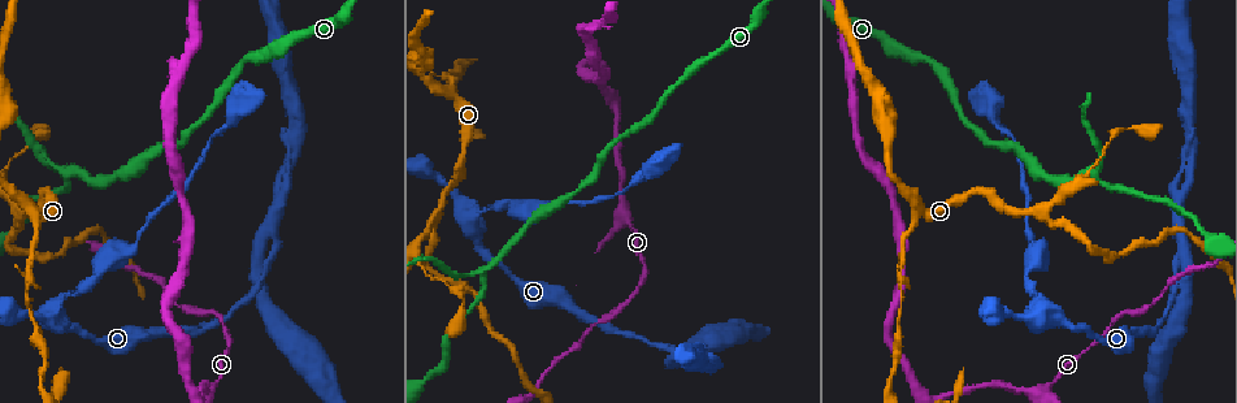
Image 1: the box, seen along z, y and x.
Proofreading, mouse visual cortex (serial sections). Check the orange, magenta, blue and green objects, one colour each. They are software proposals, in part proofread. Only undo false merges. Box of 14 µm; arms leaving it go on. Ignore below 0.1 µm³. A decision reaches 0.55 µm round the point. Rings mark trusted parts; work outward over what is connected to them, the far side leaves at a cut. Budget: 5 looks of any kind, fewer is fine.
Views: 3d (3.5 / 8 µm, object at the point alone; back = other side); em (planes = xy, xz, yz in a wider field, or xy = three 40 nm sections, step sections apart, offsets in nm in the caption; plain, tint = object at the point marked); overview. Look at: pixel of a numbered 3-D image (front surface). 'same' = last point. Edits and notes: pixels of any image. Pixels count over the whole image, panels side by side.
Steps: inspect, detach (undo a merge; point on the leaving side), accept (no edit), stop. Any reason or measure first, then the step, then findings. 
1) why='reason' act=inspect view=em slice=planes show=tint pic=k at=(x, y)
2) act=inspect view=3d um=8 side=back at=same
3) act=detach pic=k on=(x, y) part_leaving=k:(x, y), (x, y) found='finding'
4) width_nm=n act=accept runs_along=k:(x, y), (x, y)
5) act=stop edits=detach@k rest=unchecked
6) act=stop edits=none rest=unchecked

why='abrupt turn' act=inspect view=3d um=8 pic=1 at=(1097, 178)

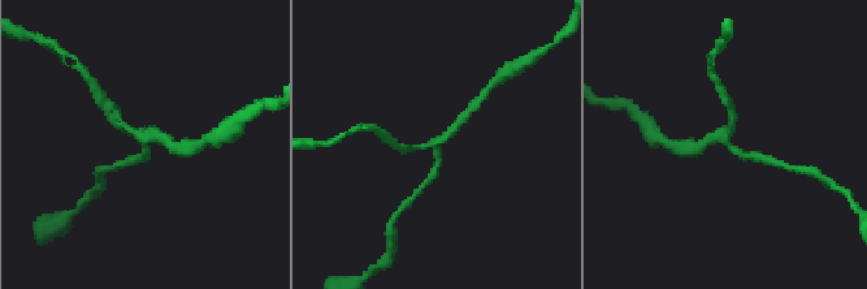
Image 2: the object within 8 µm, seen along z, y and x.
act=inspect view=em slice=xy step=2 show=tint pic=2 at=(433, 141)

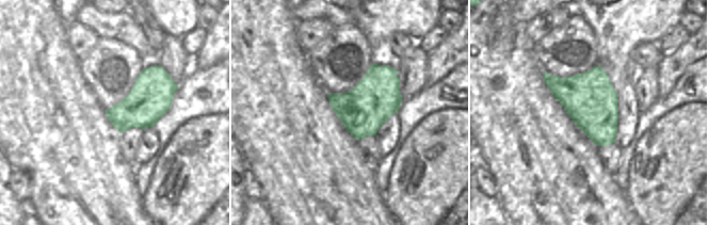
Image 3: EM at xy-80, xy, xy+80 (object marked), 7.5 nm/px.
width_nm=360 act=accept runs_along=2:(462, 120), (436, 142), (434, 173) found='one cell here'

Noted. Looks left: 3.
why='narrows sharply' act=inspect view=3d um=3.5 side=back pic=1 at=(1160, 292)

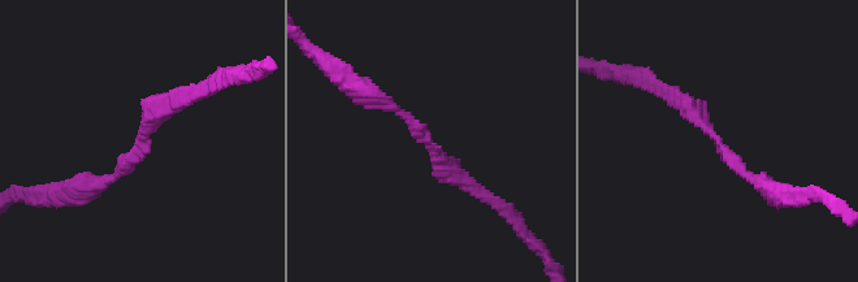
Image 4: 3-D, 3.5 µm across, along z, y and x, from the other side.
arm_widths_nm=150,200 why='shape alone is not enough' act=inspect view=em slice=xy step=3 show=tint pic=4 at=(718, 143)

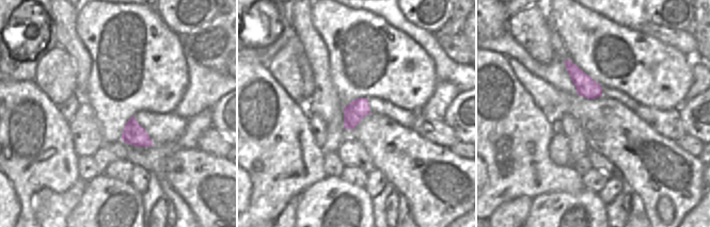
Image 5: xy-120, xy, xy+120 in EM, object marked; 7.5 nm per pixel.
act=accept runs_along=4:(86, 191), (118, 176), (146, 124), (190, 95) found='one cell here'

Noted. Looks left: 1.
act=stop edits=none rest=unchecked

